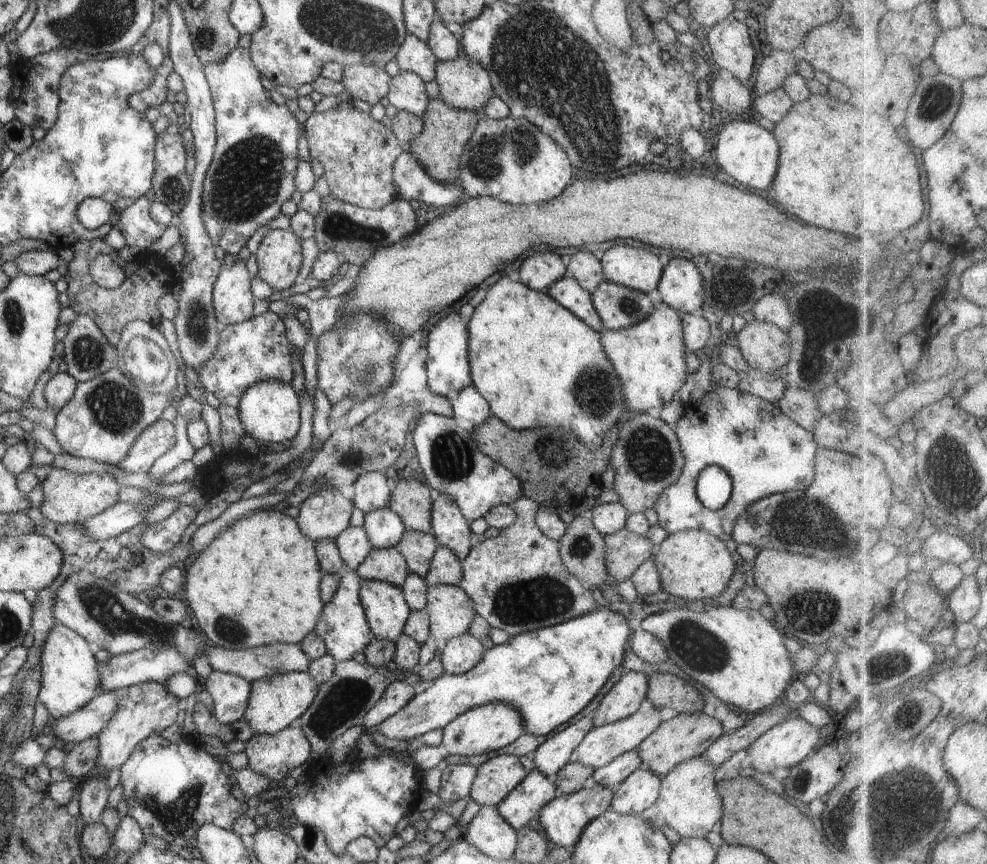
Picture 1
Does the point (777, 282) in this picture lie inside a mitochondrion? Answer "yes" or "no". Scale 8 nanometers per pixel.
no

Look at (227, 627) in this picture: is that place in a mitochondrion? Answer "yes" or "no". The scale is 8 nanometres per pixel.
yes

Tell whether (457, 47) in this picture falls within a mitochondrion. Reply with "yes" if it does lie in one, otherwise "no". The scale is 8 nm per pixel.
no

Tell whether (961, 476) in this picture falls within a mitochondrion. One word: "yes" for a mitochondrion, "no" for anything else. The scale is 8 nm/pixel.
yes

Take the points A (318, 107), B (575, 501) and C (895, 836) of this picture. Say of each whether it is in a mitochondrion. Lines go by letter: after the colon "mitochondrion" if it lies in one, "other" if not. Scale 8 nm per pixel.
A: other
B: other
C: mitochondrion

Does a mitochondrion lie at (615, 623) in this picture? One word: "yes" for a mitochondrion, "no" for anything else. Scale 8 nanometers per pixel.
no

